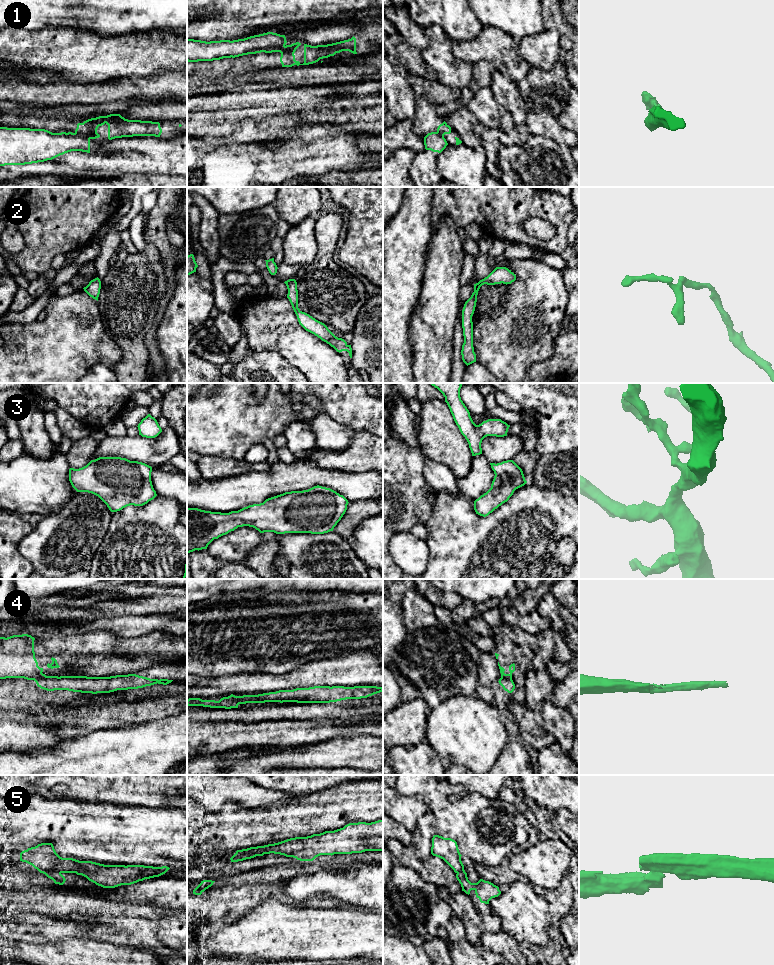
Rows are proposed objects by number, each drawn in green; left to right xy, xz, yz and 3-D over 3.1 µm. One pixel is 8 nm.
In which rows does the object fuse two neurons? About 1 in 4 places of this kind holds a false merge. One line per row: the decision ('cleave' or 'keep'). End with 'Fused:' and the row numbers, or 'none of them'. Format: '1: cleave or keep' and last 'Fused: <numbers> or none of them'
1: cleave
2: keep
3: keep
4: cleave
5: cleave
Fused: 1, 4, 5

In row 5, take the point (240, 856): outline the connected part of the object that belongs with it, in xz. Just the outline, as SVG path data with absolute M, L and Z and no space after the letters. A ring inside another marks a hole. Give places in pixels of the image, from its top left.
M252 850L246 851L246 852L239 852L235 853L231 858L231 862L238 862L238 861L243 861L246 859L251 859L256 857L256 853Z

